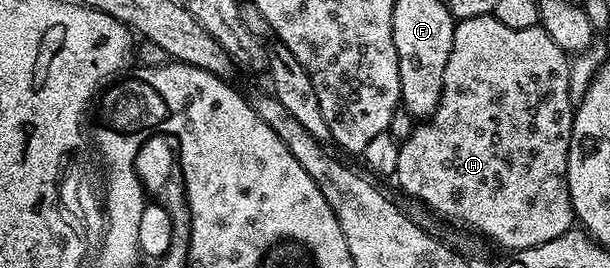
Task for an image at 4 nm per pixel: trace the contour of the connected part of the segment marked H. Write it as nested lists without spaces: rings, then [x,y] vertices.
[[[486,16],[462,18],[454,28],[454,44],[450,48],[450,60],[446,60],[446,76],[442,84],[442,96],[438,100],[438,108],[431,118],[421,121],[405,142],[400,143],[398,152],[398,168],[394,175],[397,182],[406,193],[420,202],[425,202],[436,214],[444,218],[453,218],[456,222],[465,222],[472,230],[485,234],[492,242],[501,246],[501,251],[515,252],[534,248],[538,244],[546,244],[546,240],[554,240],[562,236],[567,230],[573,229],[574,215],[572,201],[568,191],[568,153],[572,139],[572,119],[574,117],[574,103],[570,100],[570,58],[542,27],[534,28],[506,28],[502,20]]]

